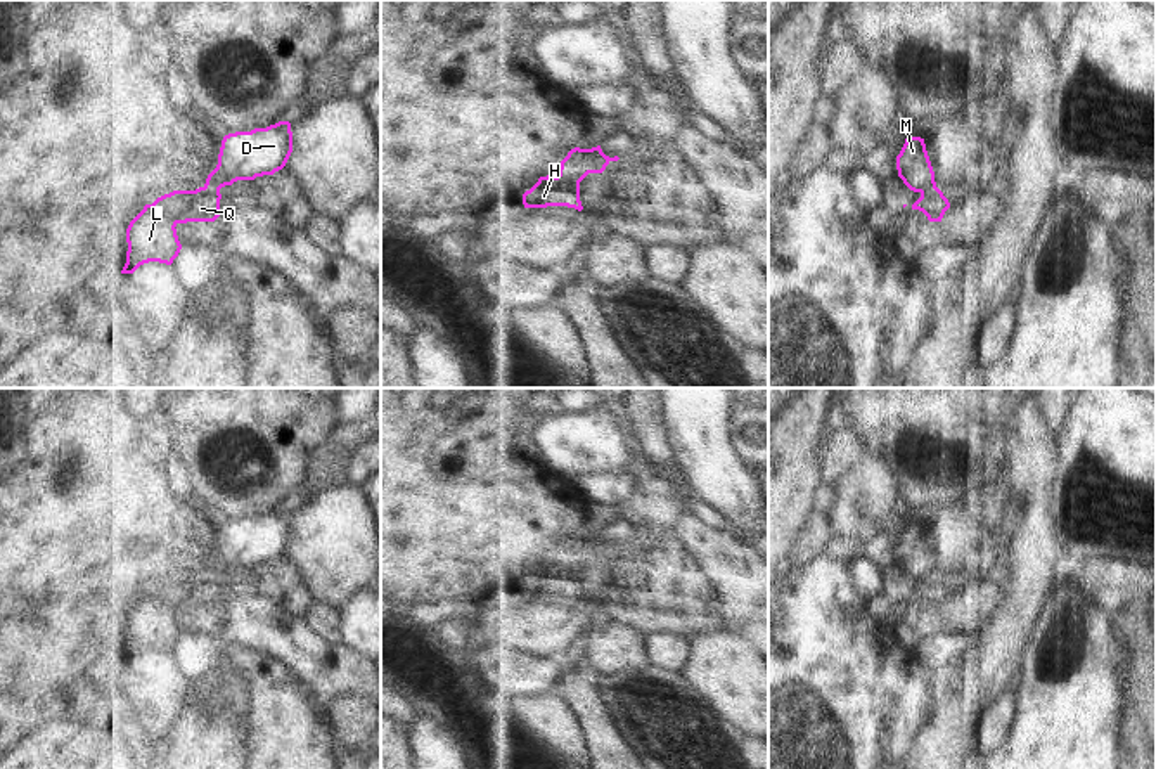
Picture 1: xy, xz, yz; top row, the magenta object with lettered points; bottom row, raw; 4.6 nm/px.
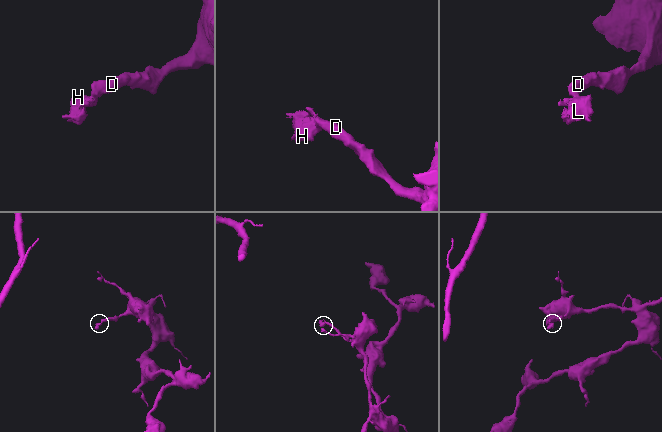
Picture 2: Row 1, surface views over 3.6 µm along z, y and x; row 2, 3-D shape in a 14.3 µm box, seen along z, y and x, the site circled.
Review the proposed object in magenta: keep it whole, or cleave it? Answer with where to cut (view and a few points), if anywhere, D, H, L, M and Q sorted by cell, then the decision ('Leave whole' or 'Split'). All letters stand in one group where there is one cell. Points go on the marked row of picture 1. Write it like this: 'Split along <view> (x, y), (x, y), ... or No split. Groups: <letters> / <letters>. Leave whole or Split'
Split along xz (589, 149), (604, 167). Groups: D M / H L Q. Split.

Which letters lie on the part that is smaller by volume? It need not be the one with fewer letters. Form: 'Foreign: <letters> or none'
Foreign: H, L, Q

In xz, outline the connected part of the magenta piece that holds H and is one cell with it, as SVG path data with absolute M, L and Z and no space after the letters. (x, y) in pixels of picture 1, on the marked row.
M575 147L561 161L559 175L540 177L523 194L523 204L524 208L568 206L581 211L580 182L588 173L602 173L604 170L606 166L590 149Z

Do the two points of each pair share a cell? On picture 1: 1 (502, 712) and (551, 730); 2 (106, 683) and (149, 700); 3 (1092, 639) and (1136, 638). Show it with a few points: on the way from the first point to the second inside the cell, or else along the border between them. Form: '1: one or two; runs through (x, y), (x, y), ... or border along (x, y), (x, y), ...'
1: one; runs through (514, 712), (528, 724), (539, 728)
2: one; runs through (116, 690), (139, 691)
3: two; border along (1110, 617), (1111, 665), (1117, 679)

